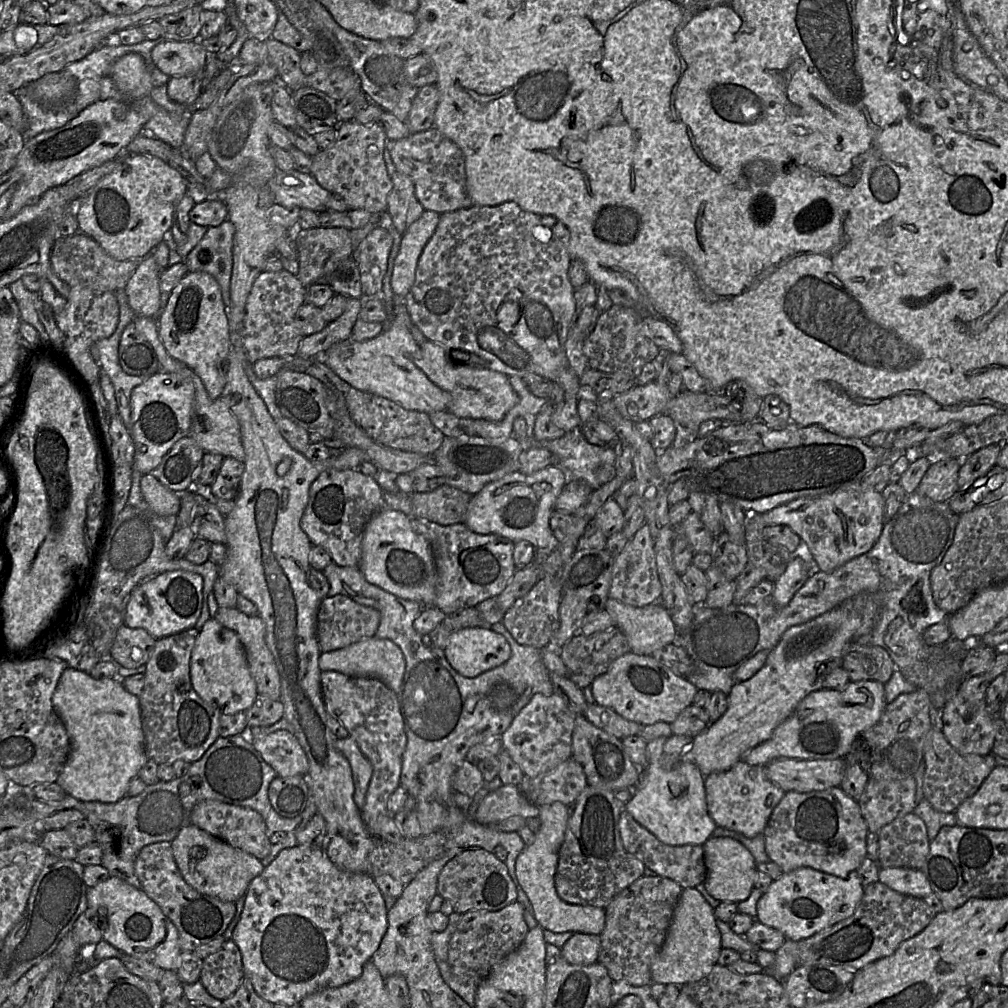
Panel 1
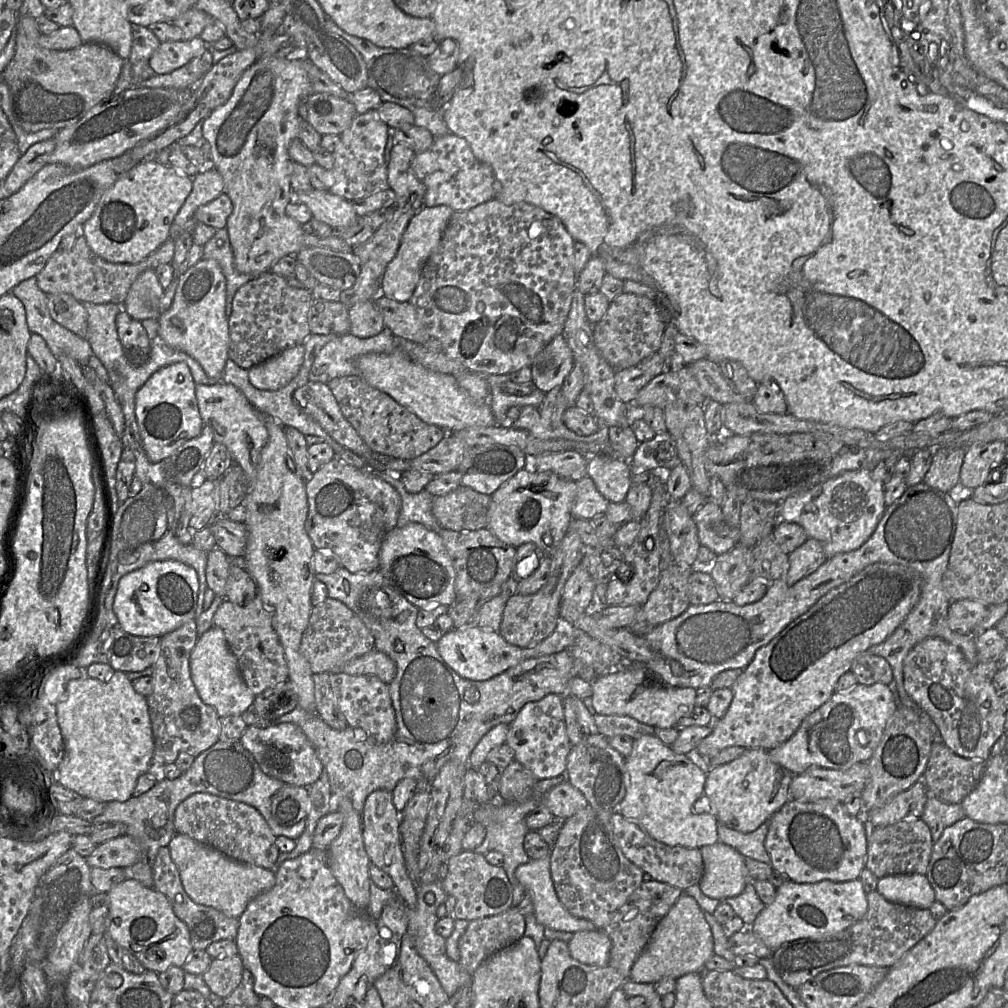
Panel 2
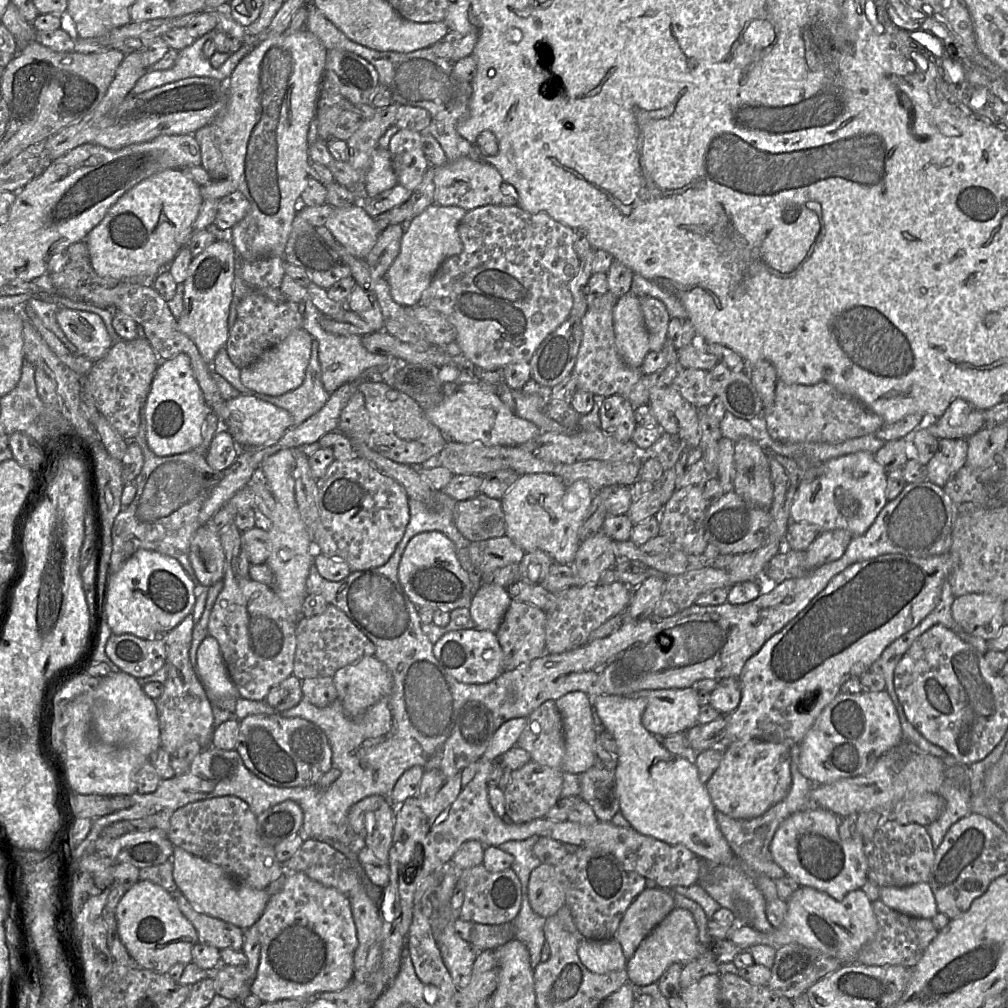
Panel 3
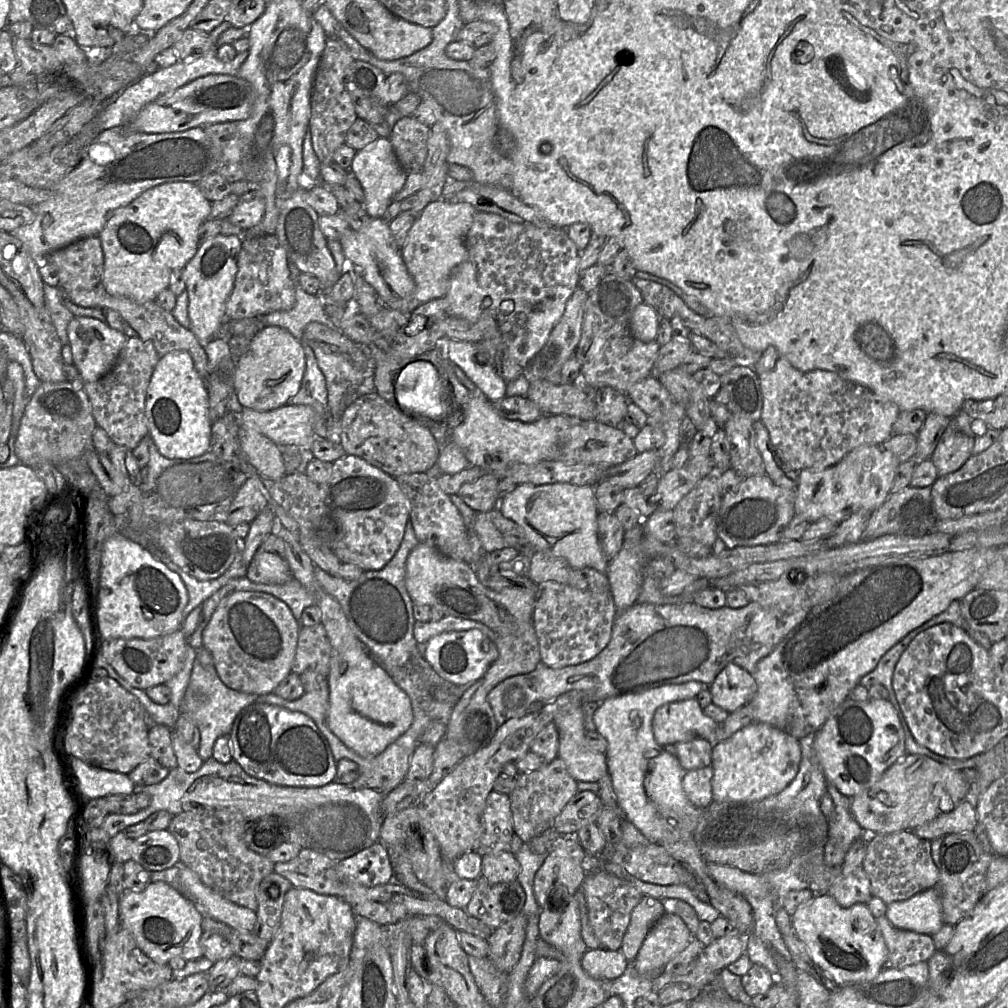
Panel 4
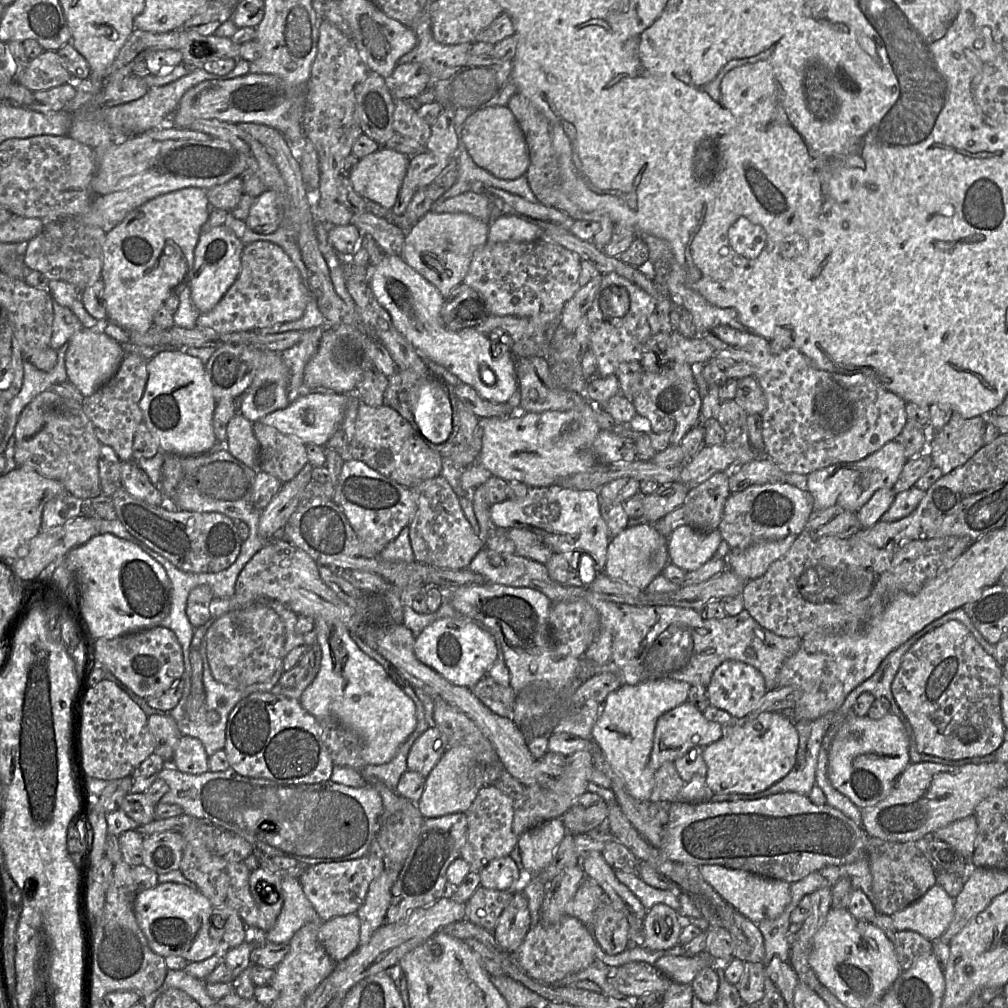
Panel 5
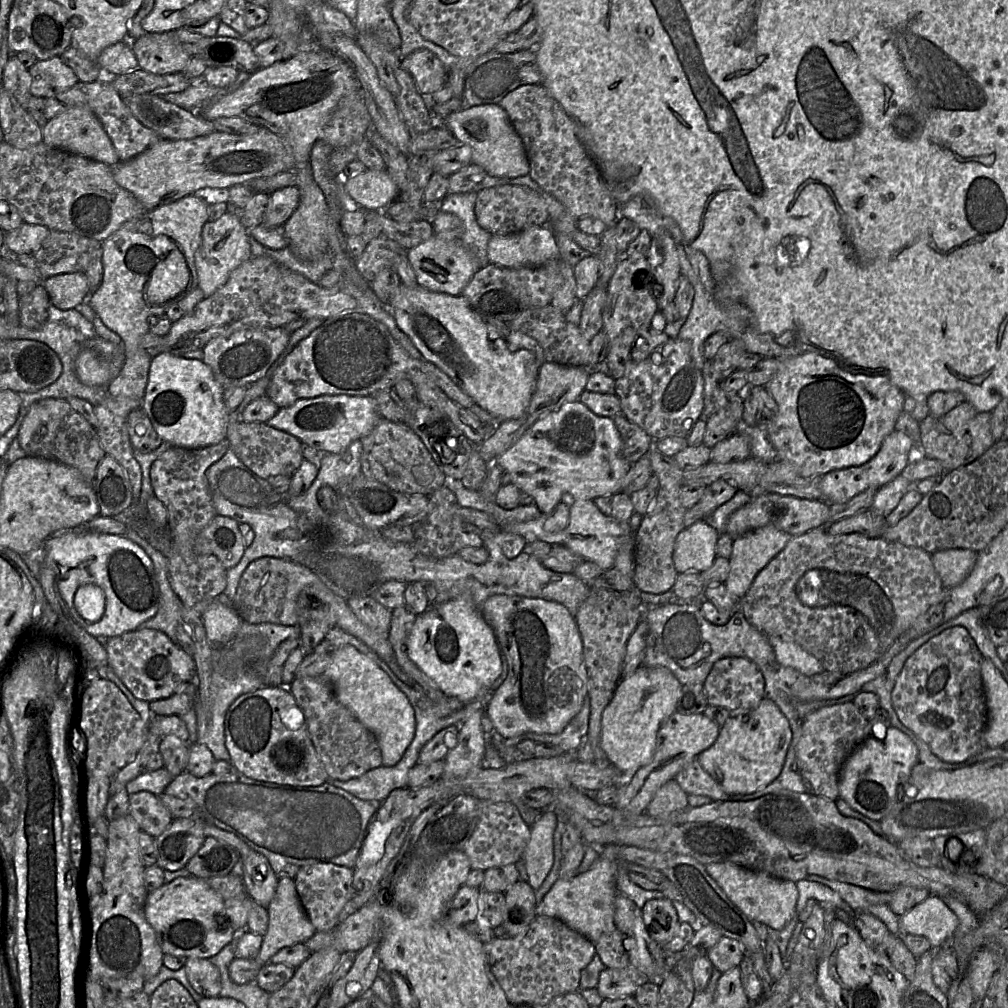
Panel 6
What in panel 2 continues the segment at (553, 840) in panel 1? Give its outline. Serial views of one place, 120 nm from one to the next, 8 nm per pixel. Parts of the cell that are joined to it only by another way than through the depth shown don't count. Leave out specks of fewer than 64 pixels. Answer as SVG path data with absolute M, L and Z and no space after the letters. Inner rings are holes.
M551 852L539 859L519 865L515 875L533 901L534 916L545 928L578 932L594 930L595 925L570 914L560 902L550 873Z

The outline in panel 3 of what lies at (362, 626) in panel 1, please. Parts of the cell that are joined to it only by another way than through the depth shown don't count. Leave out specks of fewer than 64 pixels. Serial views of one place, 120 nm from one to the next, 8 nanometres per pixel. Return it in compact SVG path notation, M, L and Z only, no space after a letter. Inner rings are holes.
M332 604L320 615L300 617L296 627L296 640L293 675L300 680L334 677L340 668L365 656L374 656L376 650L373 642L344 612Z

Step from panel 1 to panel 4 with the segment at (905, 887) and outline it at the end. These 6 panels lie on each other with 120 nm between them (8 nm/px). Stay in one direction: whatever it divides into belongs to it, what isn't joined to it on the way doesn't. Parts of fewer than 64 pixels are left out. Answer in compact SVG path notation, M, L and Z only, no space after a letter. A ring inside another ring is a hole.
M937 887L928 888L909 899L887 904L886 917L896 928L934 935L944 924Z

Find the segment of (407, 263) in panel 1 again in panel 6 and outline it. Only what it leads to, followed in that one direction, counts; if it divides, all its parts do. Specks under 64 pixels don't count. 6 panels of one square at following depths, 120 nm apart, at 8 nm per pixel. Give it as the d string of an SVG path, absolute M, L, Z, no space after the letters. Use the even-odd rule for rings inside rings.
M433 236L407 251L409 263L419 286L433 292L461 295L472 276L481 269L475 255L461 240L444 240Z

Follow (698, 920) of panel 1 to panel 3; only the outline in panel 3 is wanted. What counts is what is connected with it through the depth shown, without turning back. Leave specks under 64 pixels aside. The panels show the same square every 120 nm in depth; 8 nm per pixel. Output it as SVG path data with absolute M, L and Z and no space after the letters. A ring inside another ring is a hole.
M675 907L639 944L626 964L628 983L645 986L657 982L673 963L687 964L703 954L699 932L692 913Z

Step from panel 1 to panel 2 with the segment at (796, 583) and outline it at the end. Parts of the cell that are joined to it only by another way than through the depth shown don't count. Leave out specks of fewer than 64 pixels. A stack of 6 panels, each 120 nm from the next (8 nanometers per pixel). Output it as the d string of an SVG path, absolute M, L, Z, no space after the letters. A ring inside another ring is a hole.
M816 539L808 540L788 554L788 569L785 576L789 586L811 575L827 560L822 544Z

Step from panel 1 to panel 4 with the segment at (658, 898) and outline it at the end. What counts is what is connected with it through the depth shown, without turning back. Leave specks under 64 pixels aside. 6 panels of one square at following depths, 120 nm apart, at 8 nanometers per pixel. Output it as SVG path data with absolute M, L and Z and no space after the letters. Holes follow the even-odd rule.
M643 896L634 907L621 946L628 961L635 959L647 934L664 913L663 902L651 896Z

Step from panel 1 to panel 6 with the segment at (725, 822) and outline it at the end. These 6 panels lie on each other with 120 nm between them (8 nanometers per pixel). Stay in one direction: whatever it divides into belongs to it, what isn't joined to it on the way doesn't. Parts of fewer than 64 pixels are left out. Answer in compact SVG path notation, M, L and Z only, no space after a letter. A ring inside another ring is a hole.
M764 697L747 715L729 717L712 746L698 754L703 769L729 795L751 794L773 782L781 773L792 739L787 718Z

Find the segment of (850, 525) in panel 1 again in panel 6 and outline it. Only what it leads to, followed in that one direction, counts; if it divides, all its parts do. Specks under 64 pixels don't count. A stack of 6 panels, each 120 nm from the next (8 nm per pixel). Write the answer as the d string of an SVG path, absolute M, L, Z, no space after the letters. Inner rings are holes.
M893 430L884 438L878 452L867 462L859 466L836 469L820 477L819 487L823 501L828 504L840 504L869 488L881 488L900 475L908 463L912 461L914 447L916 445L906 434Z

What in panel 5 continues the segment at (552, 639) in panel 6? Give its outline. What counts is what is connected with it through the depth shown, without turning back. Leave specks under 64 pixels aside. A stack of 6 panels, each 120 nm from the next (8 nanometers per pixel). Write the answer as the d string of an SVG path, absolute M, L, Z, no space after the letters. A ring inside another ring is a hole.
M501 584L440 587L442 602L448 601L461 615L479 621L499 642L510 672L510 687L516 696L526 688L549 685L566 701L583 682L579 677L580 660L555 655L549 632L551 600L541 592L527 587Z

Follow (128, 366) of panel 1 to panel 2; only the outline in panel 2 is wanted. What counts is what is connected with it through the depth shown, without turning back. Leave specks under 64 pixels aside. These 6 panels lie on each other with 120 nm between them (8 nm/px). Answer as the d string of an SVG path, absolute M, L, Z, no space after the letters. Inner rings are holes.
M122 309L116 317L116 326L118 338L122 344L128 362L133 367L145 365L150 359L151 340L141 321L133 319L124 309Z

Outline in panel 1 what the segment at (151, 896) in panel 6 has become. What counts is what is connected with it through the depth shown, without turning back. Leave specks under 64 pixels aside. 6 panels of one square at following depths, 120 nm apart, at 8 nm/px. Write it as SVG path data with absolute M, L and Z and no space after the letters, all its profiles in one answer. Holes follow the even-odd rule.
M110 876L107 880L87 889L88 907L104 908L107 927L103 940L122 953L142 959L164 970L176 971L182 952L178 942L178 930L161 908L142 890Z

